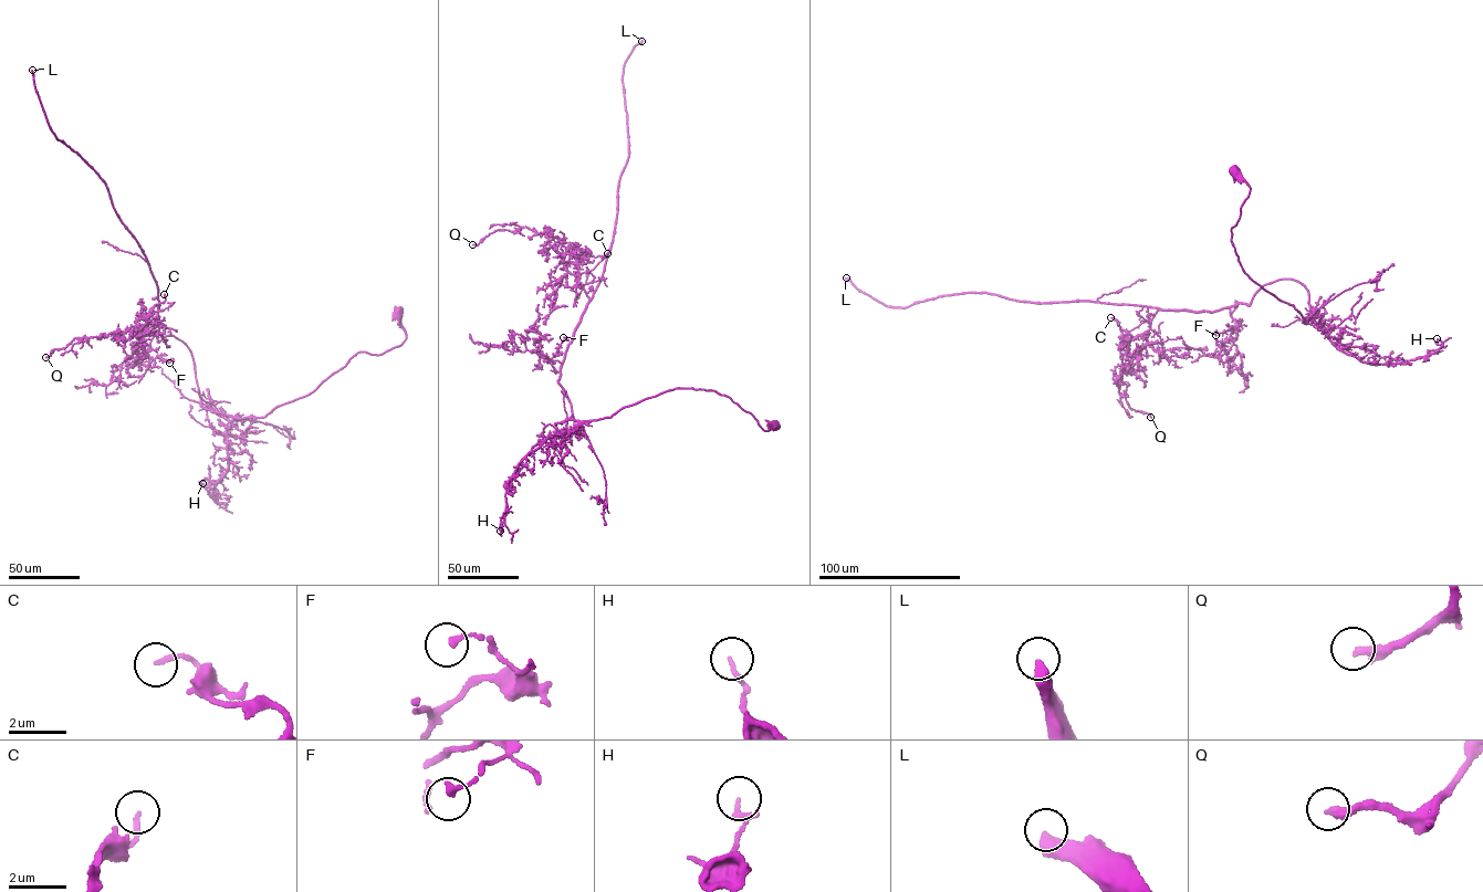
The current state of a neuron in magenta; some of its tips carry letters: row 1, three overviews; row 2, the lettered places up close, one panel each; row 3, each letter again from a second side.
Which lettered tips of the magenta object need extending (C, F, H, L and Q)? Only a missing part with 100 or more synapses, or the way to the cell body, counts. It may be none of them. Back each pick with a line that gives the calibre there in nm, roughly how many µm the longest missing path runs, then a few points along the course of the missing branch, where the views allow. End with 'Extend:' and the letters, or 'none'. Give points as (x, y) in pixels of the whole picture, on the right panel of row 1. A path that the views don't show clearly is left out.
L: 440 nm | 250 µm
Extend: L

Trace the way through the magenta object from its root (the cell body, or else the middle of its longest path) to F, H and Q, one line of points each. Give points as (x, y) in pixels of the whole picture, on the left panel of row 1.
F: (399, 313), (403, 343), (358, 353), (265, 416), (206, 409), (187, 345), (153, 333), (148, 356), (169, 363)
H: (399, 313), (399, 345), (358, 353), (309, 395), (235, 419), (228, 469), (209, 491), (217, 501), (202, 483)
Q: (399, 313), (403, 343), (256, 418), (202, 407), (187, 345), (153, 332), (157, 304), (142, 326), (45, 357)

